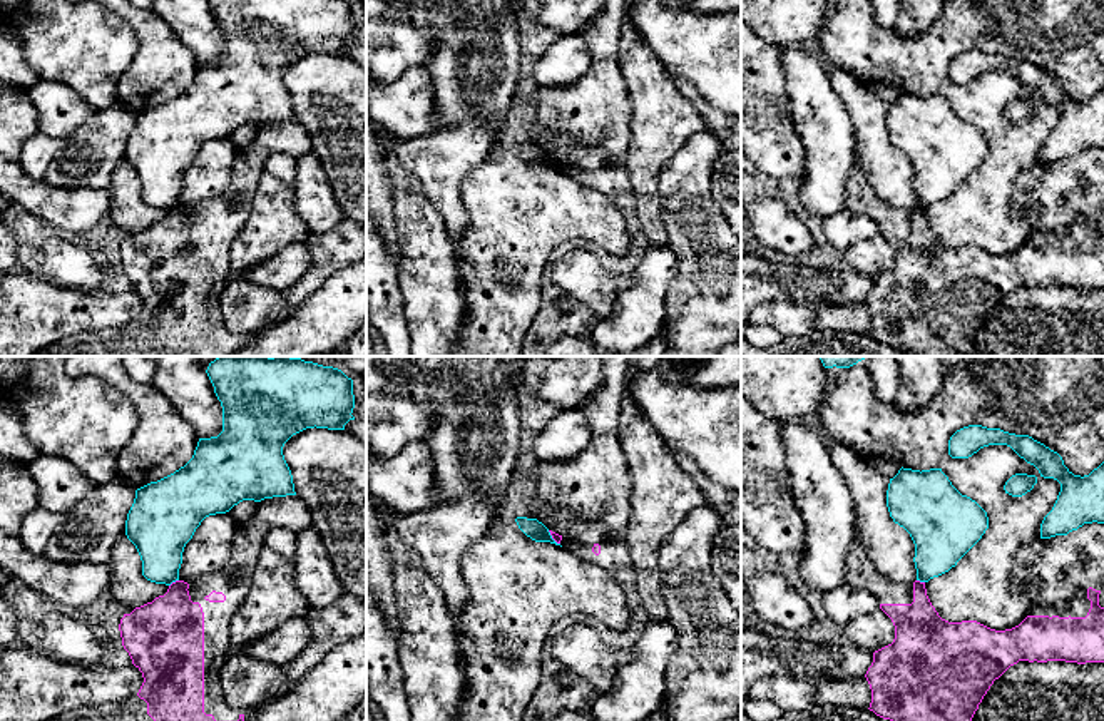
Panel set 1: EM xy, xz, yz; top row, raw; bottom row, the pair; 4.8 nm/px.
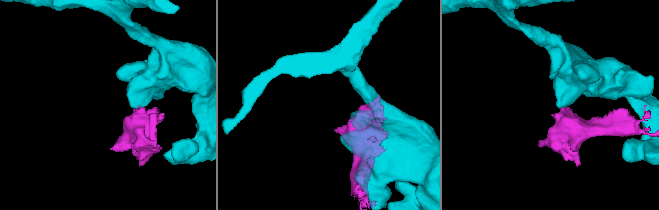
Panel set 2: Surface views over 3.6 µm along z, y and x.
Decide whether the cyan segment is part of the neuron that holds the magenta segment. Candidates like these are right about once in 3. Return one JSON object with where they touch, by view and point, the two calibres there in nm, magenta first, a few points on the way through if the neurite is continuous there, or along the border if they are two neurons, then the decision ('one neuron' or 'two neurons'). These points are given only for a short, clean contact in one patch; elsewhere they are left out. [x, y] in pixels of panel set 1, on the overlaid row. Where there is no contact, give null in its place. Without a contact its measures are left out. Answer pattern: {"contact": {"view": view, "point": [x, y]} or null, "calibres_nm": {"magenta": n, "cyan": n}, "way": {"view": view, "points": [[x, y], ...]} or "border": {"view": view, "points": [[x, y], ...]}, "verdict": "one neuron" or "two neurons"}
{"contact": {"view": "xy", "point": [173, 582]}, "calibres_nm": {"magenta": 360, "cyan": 280}, "border": {"view": "xy", "points": [[178, 579], [169, 586]]}, "verdict": "two neurons"}

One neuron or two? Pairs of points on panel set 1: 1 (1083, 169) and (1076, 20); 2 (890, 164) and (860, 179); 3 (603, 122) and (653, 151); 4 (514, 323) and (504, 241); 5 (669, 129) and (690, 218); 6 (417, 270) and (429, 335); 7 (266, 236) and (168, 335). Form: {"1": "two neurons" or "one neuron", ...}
{"1": "two neurons", "2": "two neurons", "3": "two neurons", "4": "one neuron", "5": "two neurons", "6": "one neuron", "7": "two neurons"}

